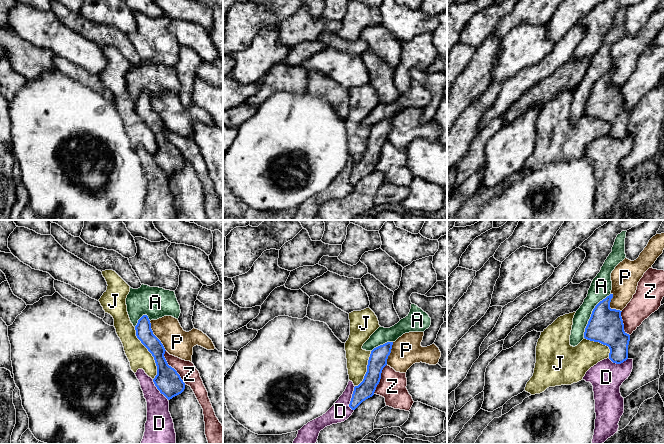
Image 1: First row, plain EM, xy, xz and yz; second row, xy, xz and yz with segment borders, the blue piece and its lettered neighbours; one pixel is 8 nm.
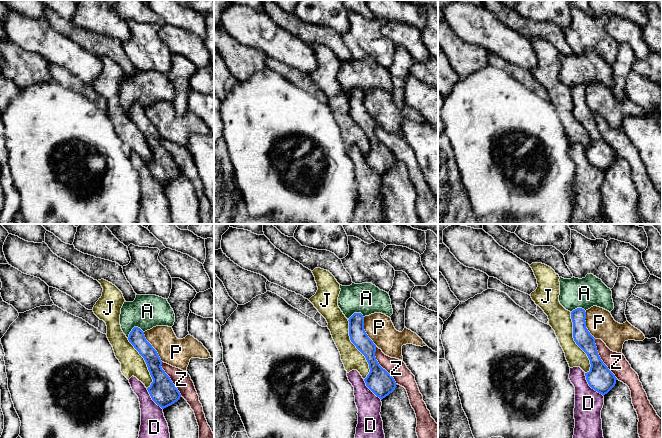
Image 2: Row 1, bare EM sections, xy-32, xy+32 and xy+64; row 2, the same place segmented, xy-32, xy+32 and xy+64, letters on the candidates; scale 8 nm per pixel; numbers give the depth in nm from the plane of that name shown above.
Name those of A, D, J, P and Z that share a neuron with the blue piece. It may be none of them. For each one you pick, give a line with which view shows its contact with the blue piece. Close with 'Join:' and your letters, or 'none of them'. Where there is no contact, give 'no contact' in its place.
Join: none of them

